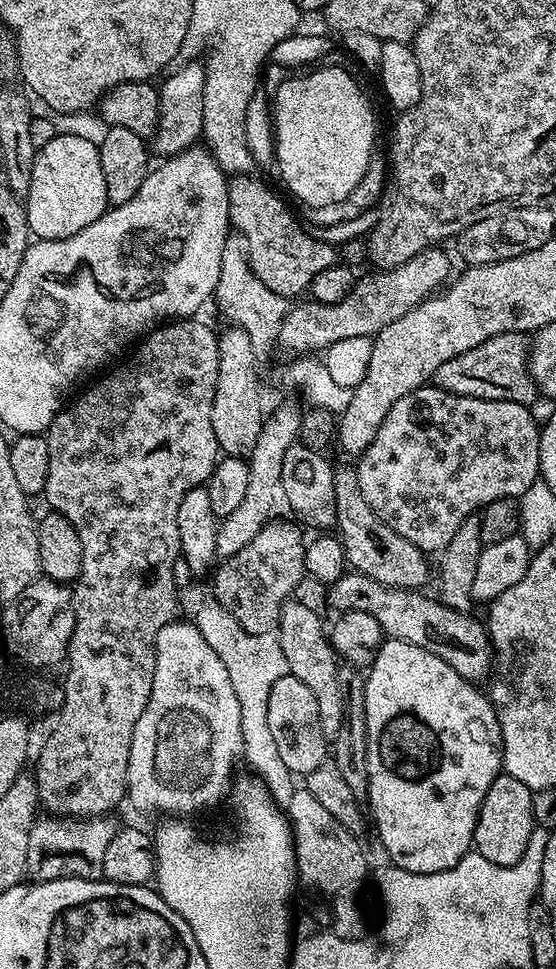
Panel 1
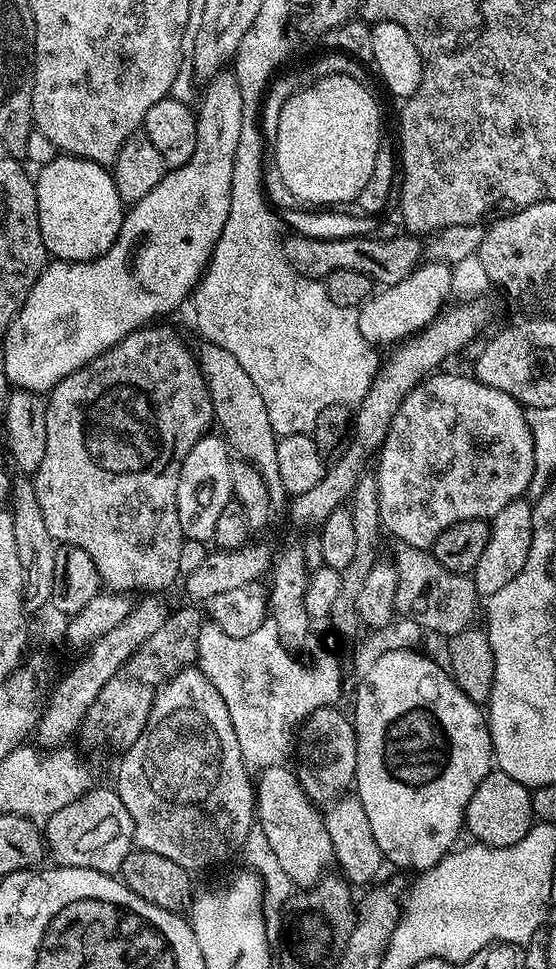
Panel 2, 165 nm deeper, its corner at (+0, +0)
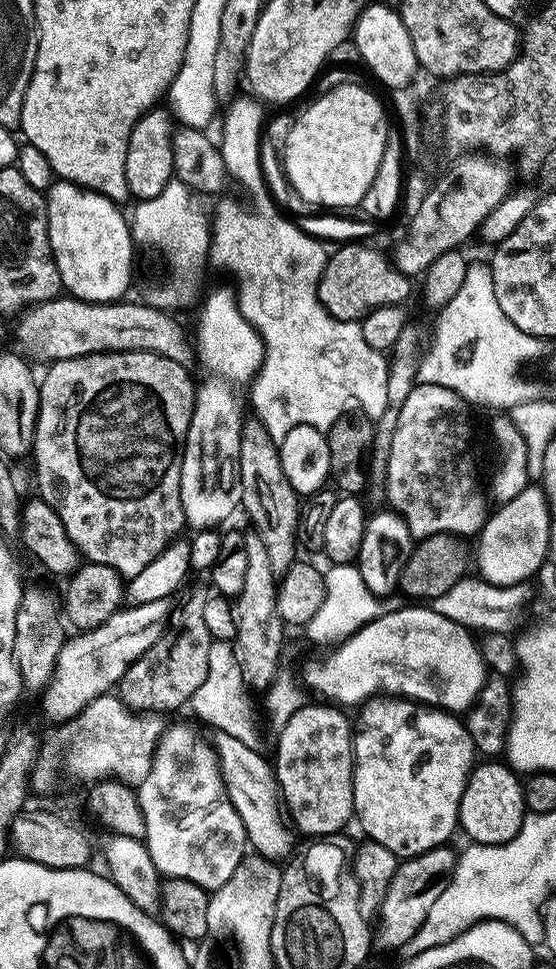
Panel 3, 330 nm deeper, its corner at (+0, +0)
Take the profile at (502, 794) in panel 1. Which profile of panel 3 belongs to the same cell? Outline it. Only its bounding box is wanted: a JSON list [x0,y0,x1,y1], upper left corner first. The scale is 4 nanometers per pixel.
[459,762,526,844]

